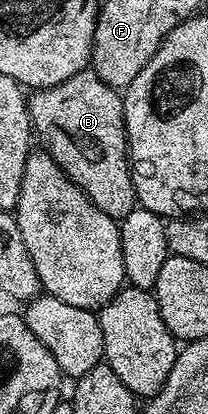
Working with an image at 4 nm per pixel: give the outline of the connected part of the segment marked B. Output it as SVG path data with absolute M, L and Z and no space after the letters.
M85 69L74 73L74 77L58 85L33 90L27 96L27 100L28 118L32 121L32 129L39 142L40 139L44 142L41 143L43 150L52 156L52 160L64 170L64 174L72 182L80 186L80 190L86 193L89 201L98 205L98 209L102 209L102 213L117 221L125 219L138 204L132 168L128 161L128 134L121 92L106 85L106 81L102 81L102 77L98 77L95 71Z

